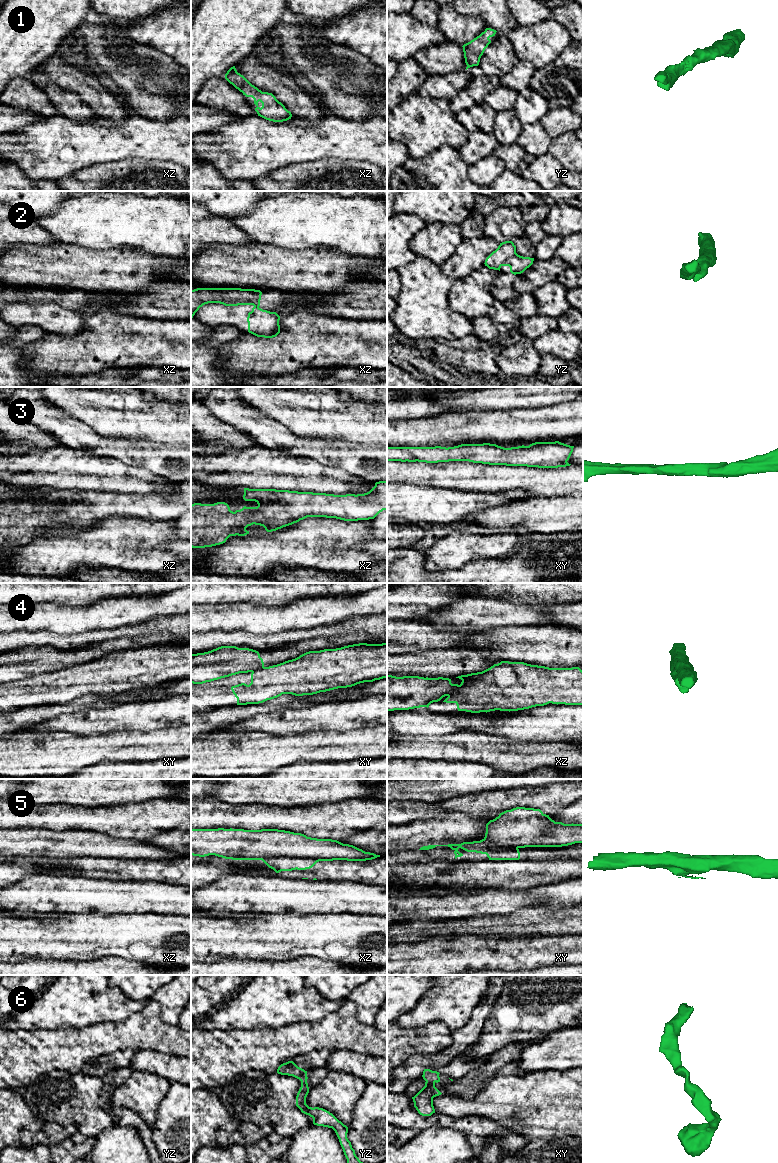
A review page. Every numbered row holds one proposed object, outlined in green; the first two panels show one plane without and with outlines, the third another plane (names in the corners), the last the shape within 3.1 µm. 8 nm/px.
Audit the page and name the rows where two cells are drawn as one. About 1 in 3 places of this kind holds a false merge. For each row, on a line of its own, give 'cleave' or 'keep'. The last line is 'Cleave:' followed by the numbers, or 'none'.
1: keep
2: cleave
3: keep
4: cleave
5: cleave
6: keep
Cleave: 2, 4, 5

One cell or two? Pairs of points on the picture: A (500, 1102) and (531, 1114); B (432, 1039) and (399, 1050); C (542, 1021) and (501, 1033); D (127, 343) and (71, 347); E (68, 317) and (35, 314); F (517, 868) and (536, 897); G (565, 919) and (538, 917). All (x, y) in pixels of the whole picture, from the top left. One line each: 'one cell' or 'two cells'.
A: one cell
B: one cell
C: one cell
D: one cell
E: one cell
F: two cells
G: one cell

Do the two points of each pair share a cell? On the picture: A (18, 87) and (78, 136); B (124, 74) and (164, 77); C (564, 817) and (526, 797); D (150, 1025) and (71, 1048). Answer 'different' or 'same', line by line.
A: different
B: same
C: different
D: same

